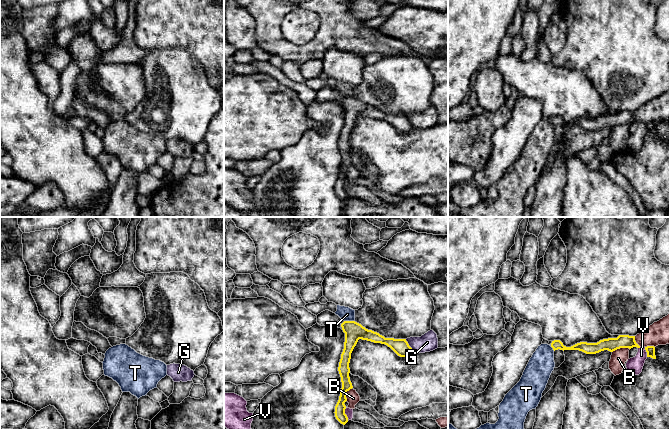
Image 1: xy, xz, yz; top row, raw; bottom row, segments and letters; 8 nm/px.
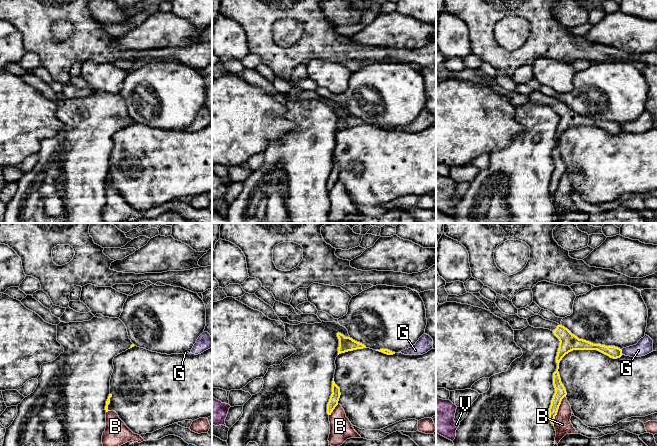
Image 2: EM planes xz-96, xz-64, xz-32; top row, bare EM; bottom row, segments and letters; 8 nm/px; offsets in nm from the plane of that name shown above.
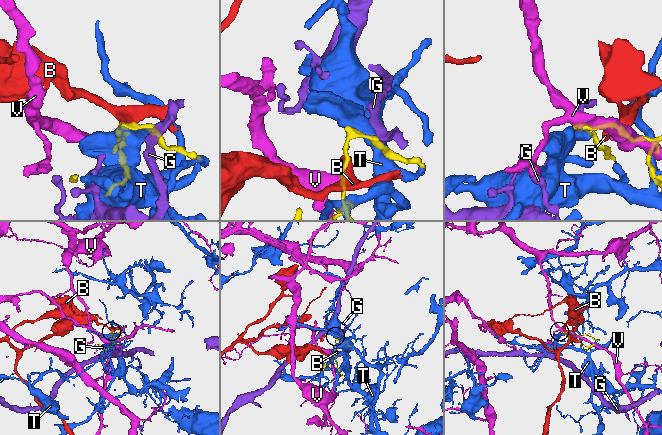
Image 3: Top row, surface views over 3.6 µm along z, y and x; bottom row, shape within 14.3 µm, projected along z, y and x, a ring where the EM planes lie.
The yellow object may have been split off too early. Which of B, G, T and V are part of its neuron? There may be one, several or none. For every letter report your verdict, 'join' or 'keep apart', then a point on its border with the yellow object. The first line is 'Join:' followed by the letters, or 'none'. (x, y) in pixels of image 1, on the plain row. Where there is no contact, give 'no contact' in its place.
Join: none
B: keep apart; contact yz (620, 123)
G: keep apart; contact xz (408, 121)
T: keep apart; contact xz (349, 97)
V: keep apart; contact xz (344, 189)

